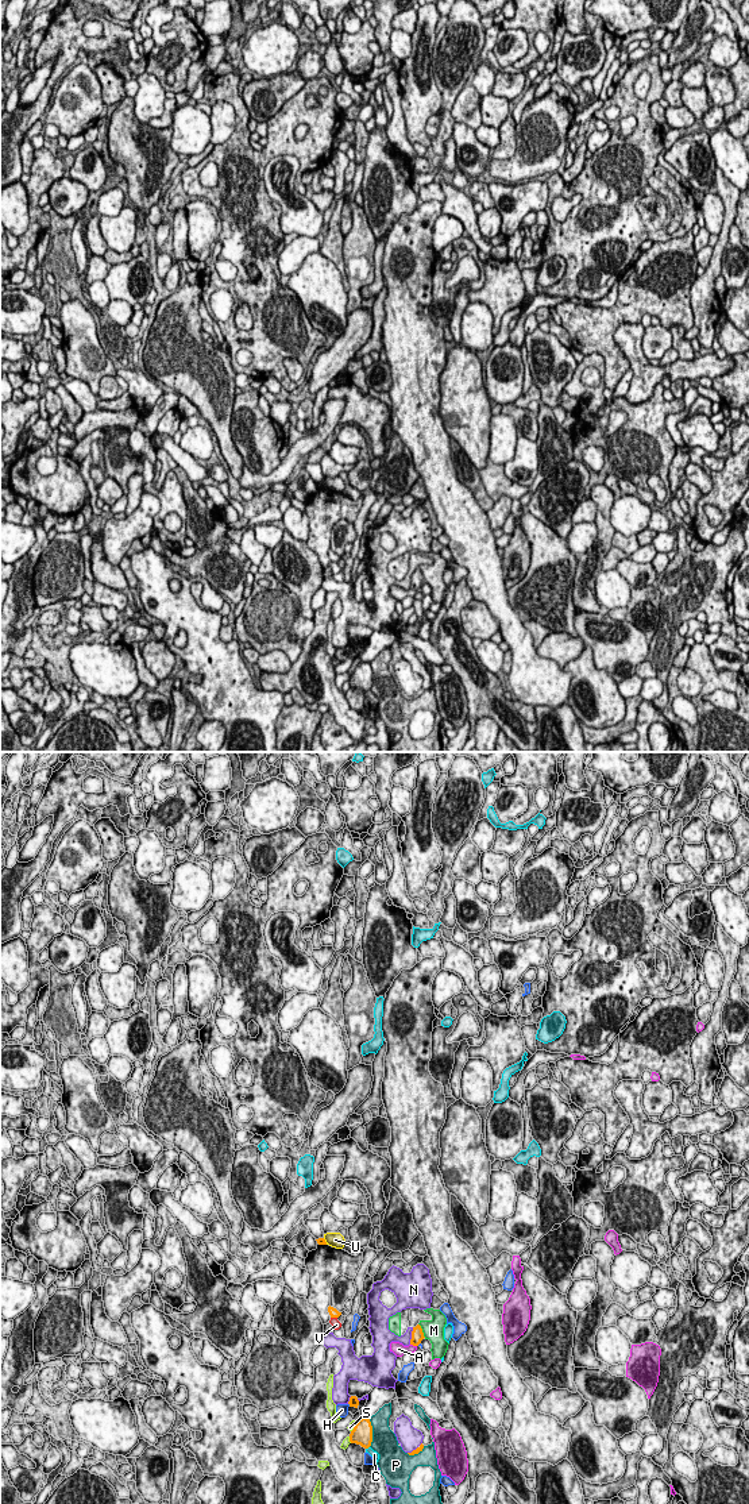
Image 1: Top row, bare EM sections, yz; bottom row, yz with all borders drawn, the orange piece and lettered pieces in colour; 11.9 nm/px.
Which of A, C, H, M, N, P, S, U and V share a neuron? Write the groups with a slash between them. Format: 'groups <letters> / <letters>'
groups A / C / H / M / N / P / S / U / V

